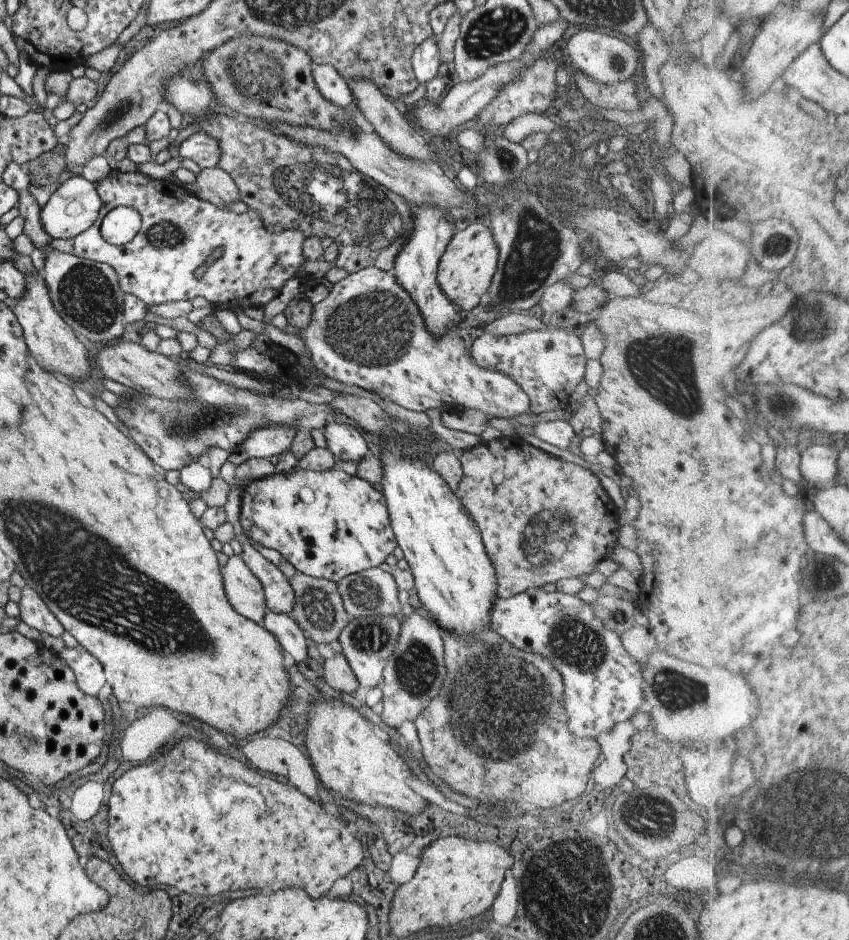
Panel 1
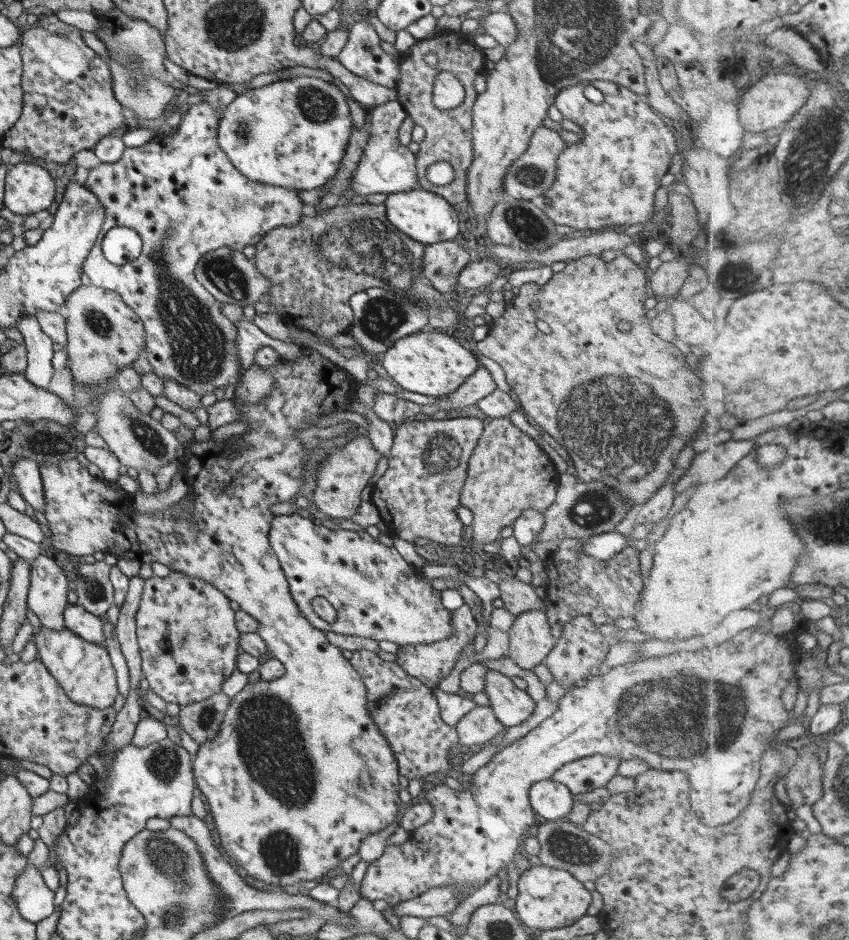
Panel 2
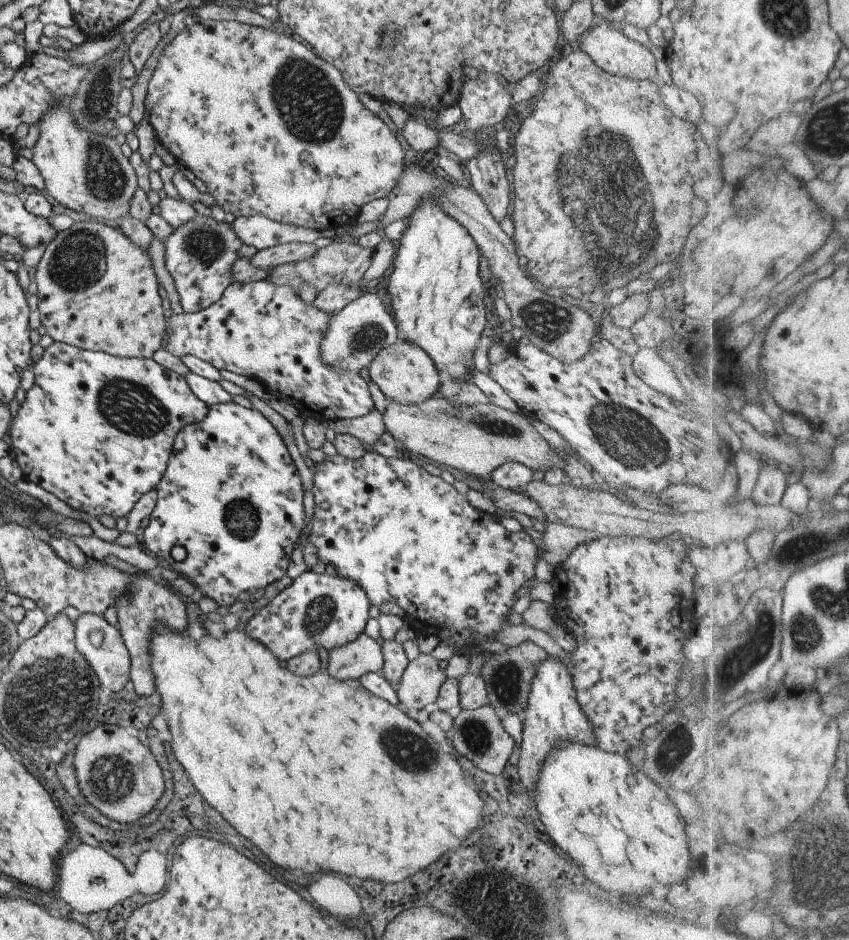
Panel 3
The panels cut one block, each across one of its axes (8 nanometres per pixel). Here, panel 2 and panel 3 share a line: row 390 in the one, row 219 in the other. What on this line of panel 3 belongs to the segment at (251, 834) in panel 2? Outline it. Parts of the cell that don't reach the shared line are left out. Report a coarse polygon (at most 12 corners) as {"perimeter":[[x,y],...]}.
{"perimeter":[[185,25],[144,97],[233,218],[329,234],[401,144],[305,44]]}

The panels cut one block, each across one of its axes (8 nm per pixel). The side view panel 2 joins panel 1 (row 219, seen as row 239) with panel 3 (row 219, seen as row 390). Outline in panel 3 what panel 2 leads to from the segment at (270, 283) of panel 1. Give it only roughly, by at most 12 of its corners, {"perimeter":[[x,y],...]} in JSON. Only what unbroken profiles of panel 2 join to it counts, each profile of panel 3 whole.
{"perimeter":[[196,214],[164,242],[184,313],[219,300],[242,245]]}

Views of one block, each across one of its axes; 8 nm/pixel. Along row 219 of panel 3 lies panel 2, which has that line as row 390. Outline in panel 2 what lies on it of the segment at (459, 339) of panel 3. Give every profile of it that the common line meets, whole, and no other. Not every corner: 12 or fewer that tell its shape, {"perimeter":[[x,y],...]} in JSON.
{"perimeter":[[455,332],[394,340],[379,363],[402,389],[434,397],[479,366]]}

